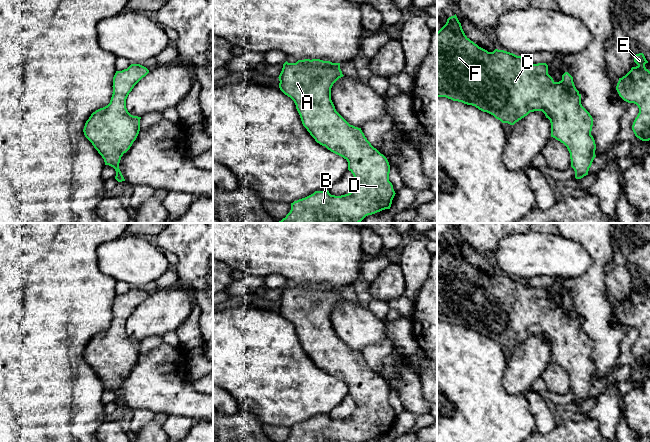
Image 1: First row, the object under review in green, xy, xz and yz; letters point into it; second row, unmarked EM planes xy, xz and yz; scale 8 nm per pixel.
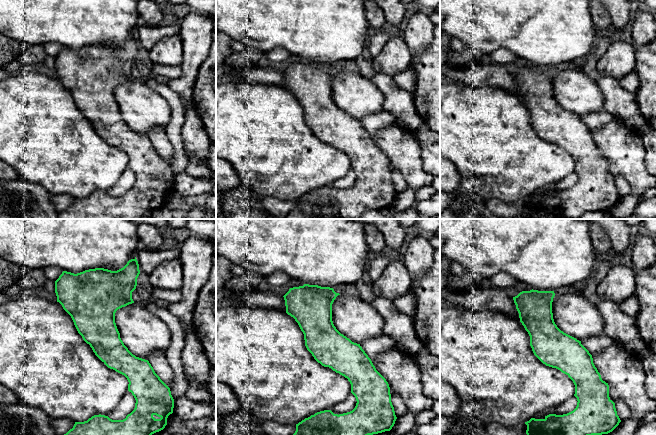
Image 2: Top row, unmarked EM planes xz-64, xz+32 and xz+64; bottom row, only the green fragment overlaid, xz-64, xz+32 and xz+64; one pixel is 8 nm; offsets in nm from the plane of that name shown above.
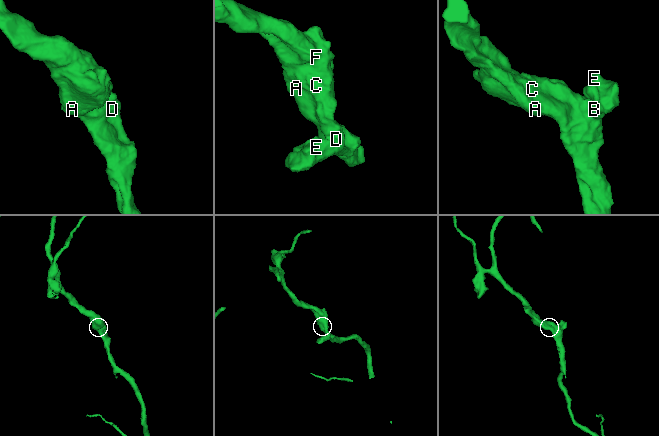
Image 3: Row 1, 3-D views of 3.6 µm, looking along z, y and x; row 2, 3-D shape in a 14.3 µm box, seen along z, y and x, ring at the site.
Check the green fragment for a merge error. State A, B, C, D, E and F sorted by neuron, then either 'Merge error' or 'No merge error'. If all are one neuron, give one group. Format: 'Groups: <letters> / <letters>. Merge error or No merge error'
Groups: A B C D E F. No merge error

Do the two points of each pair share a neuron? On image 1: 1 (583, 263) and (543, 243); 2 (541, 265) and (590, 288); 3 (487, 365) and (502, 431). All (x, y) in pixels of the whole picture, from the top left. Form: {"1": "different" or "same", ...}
{"1": "same", "2": "different", "3": "same"}

